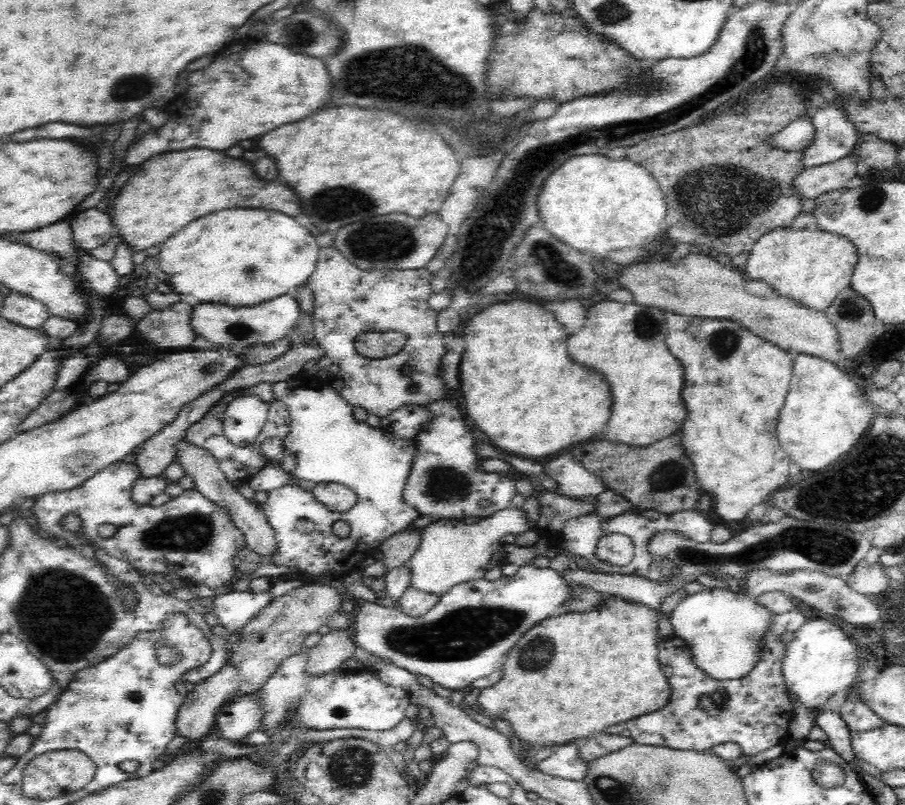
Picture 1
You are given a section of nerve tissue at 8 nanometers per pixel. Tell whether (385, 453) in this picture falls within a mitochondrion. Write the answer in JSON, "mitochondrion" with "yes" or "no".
{"mitochondrion":"no"}

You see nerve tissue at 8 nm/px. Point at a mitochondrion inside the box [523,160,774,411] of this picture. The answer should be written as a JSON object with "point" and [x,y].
{"point":[724,342]}

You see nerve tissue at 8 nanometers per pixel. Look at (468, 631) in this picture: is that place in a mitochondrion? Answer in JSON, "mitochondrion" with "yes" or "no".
{"mitochondrion":"yes"}

